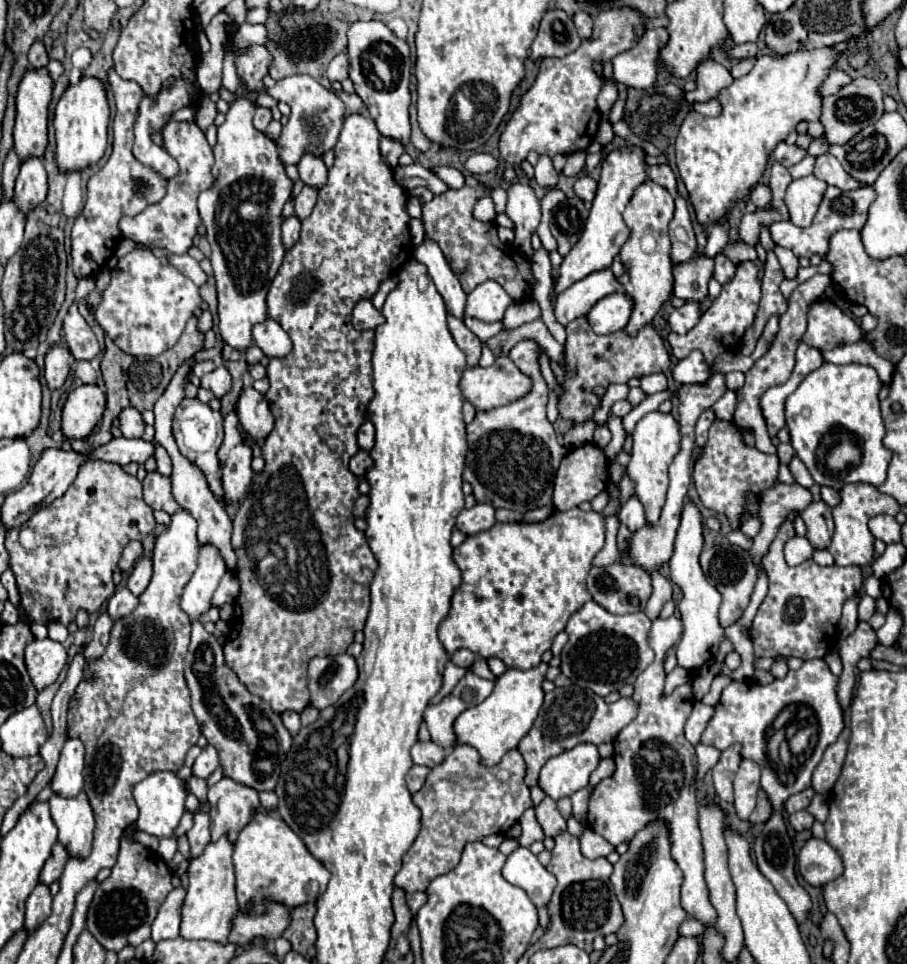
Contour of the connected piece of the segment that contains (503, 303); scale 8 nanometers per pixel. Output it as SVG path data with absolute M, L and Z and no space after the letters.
M488 280L488 282L476 286L468 294L466 316L492 324L492 322L498 322L504 318L504 312L510 304L512 304L512 298L504 292L504 288L498 282Z

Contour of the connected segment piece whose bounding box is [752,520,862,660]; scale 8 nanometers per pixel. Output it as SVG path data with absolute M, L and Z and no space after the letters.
M786 520L780 526L778 536L772 540L768 552L762 558L770 586L758 614L752 622L754 628L754 656L756 658L776 658L776 656L796 656L802 660L824 658L836 644L838 620L842 604L856 590L862 588L862 570L858 566L818 566L814 560L800 566L788 566L782 548L788 538L794 536L794 526Z

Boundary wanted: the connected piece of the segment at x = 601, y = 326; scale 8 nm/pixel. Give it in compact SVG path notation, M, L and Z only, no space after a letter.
M620 290L594 304L594 308L588 312L588 324L596 334L608 336L622 330L628 324L630 314L632 300Z

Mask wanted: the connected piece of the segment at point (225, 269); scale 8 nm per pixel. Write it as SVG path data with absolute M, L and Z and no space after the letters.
M240 82L238 90L234 92L234 102L230 104L230 110L226 112L226 122L218 128L218 142L214 146L214 186L198 196L198 210L200 218L206 226L206 238L212 246L210 262L214 268L216 288L218 288L218 328L222 340L240 350L246 352L252 344L252 326L268 318L266 310L266 294L268 288L284 260L284 246L280 238L282 228L282 206L292 194L292 180L286 176L282 162L278 160L276 144L264 134L258 132L252 126L252 116L256 104L248 100L248 88Z

